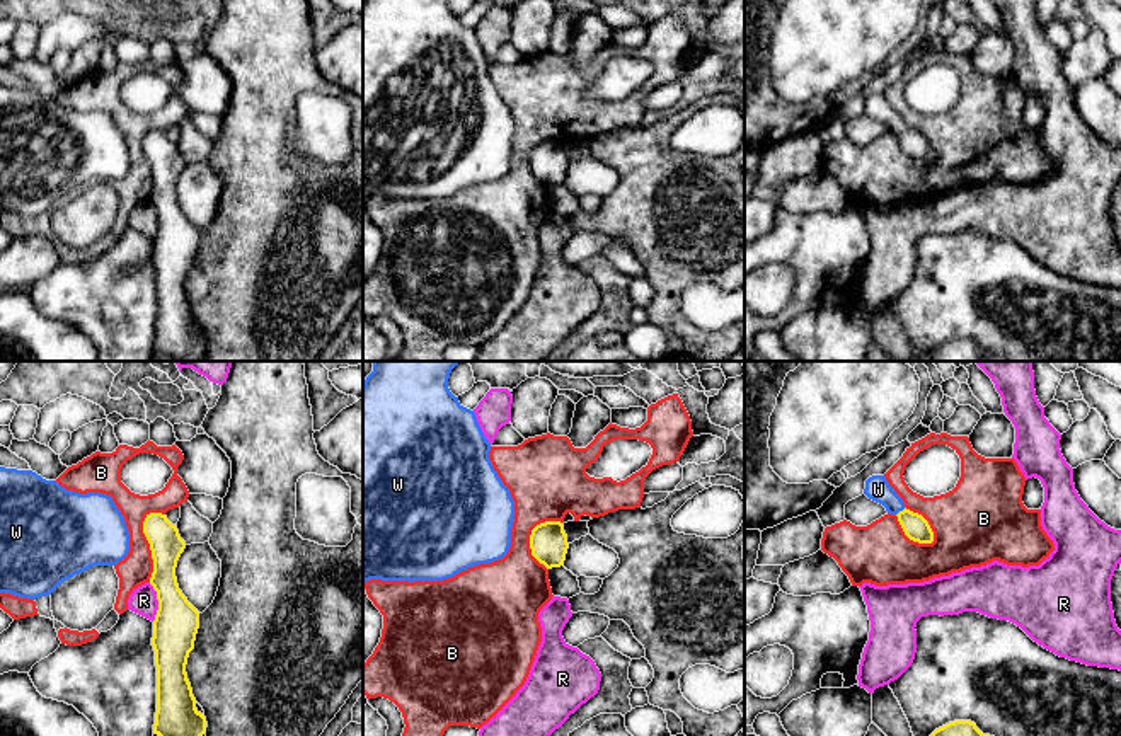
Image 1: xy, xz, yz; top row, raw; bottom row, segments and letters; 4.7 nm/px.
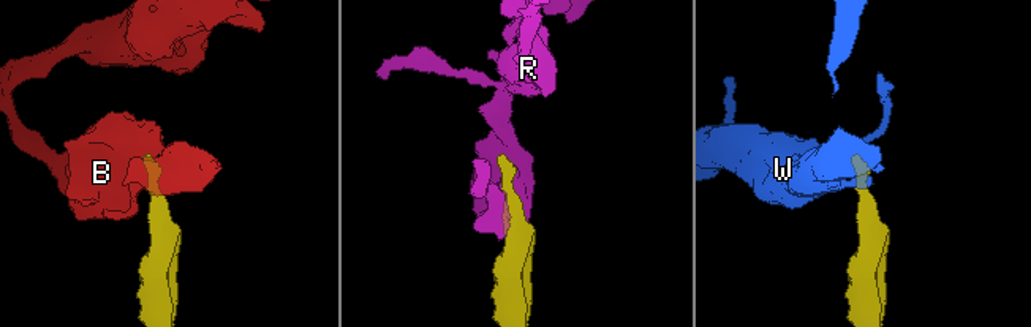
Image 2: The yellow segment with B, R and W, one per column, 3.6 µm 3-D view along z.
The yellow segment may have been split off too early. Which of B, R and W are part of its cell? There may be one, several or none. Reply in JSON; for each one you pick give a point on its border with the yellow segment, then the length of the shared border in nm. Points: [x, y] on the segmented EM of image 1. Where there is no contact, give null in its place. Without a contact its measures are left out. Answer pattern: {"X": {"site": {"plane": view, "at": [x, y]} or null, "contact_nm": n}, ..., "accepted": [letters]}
{"W": {"site": {"plane": "yz", "at": [900, 511]}, "contact_nm": 60}, "accepted": ["W"]}

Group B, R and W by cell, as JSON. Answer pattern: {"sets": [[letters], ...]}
{"sets": [["B"], ["R"], ["W"]]}

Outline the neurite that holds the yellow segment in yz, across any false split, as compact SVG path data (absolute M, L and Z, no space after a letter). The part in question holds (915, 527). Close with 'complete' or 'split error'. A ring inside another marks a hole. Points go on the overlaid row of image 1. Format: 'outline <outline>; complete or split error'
outline M872 475L865 480L864 494L882 504L889 515L896 515L905 535L918 543L932 543L934 532L928 521L910 509L905 508L903 499L889 486L884 475Z; split error

